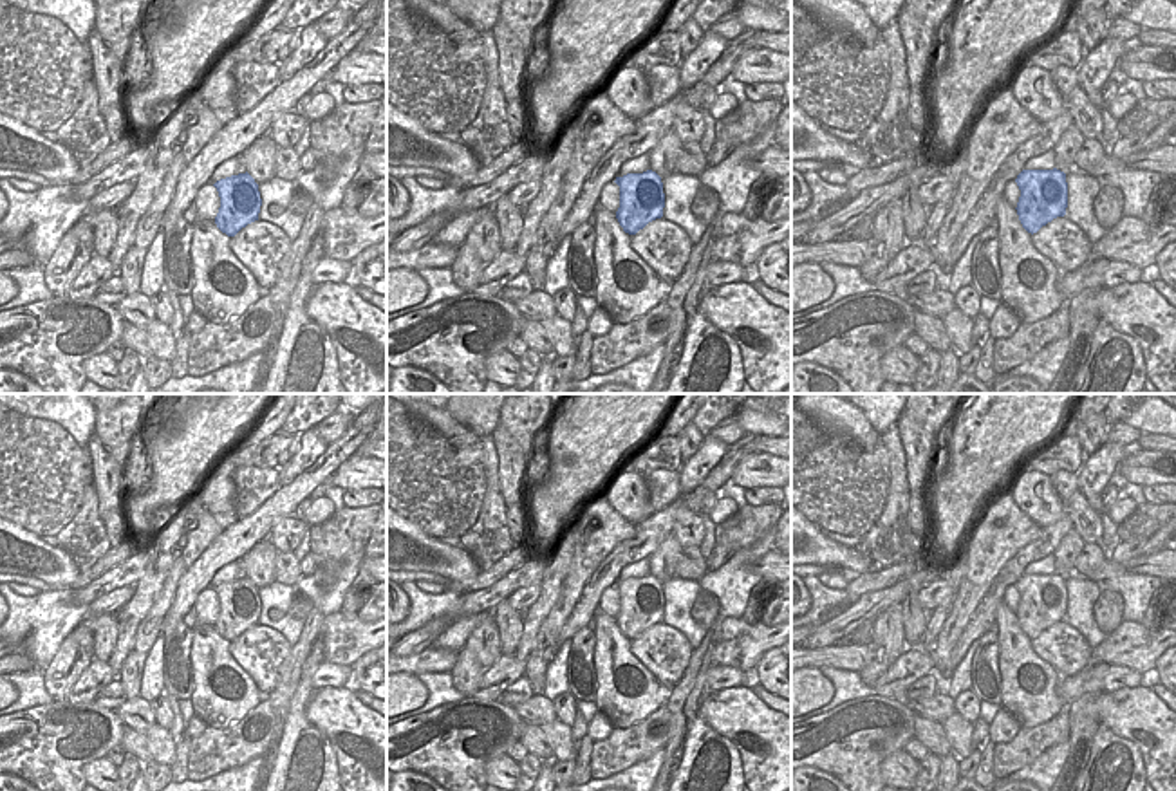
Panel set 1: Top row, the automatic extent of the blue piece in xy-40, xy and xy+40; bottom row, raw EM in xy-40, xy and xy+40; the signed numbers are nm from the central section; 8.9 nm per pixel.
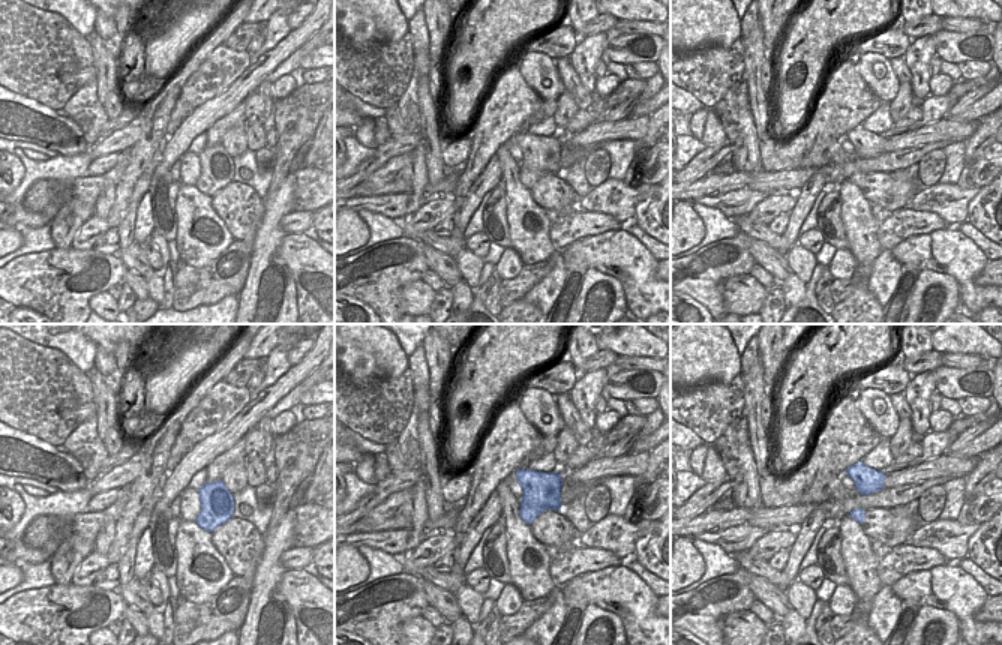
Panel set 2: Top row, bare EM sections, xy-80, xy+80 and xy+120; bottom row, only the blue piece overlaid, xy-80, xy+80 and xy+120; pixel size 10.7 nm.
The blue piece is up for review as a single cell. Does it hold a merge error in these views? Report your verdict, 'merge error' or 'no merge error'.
merge error

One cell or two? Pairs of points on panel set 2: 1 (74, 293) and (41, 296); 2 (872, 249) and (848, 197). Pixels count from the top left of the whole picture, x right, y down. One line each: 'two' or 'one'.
1: one
2: one

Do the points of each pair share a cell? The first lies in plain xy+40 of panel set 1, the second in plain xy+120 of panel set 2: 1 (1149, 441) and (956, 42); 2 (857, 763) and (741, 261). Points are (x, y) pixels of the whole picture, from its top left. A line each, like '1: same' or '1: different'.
1: different
2: same

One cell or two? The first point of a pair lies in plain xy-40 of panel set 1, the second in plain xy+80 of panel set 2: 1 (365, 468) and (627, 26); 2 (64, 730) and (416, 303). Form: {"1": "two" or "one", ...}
{"1": "two", "2": "two"}

